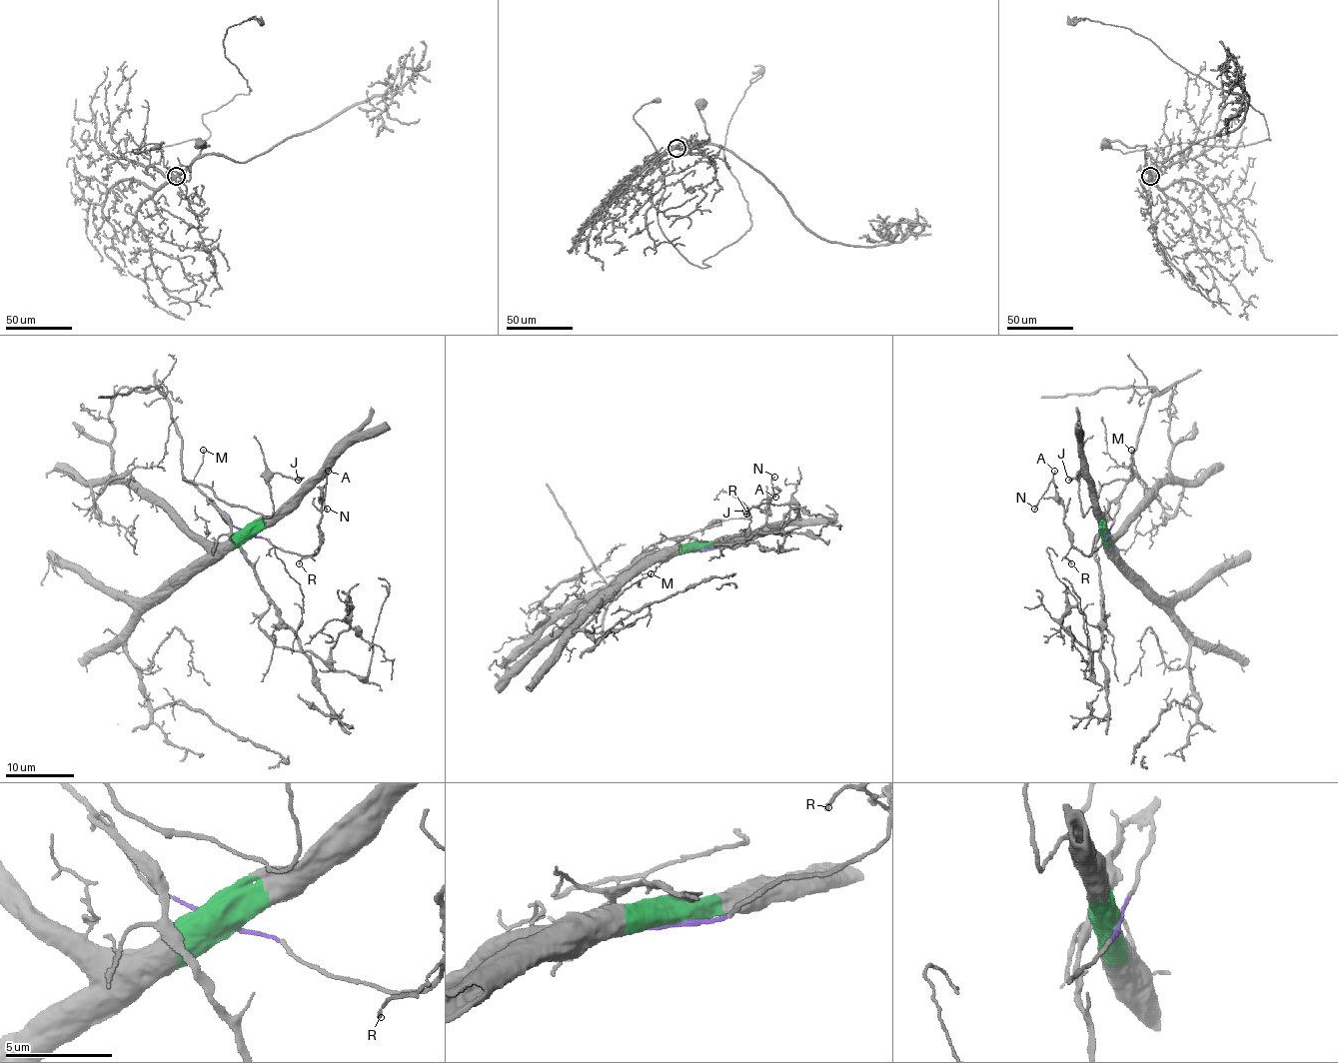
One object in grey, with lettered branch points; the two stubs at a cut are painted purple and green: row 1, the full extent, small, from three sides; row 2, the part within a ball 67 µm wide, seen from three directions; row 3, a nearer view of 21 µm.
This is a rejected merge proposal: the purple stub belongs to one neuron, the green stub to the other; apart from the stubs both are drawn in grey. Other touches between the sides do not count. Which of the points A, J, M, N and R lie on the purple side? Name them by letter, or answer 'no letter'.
A, J, M, N, R

